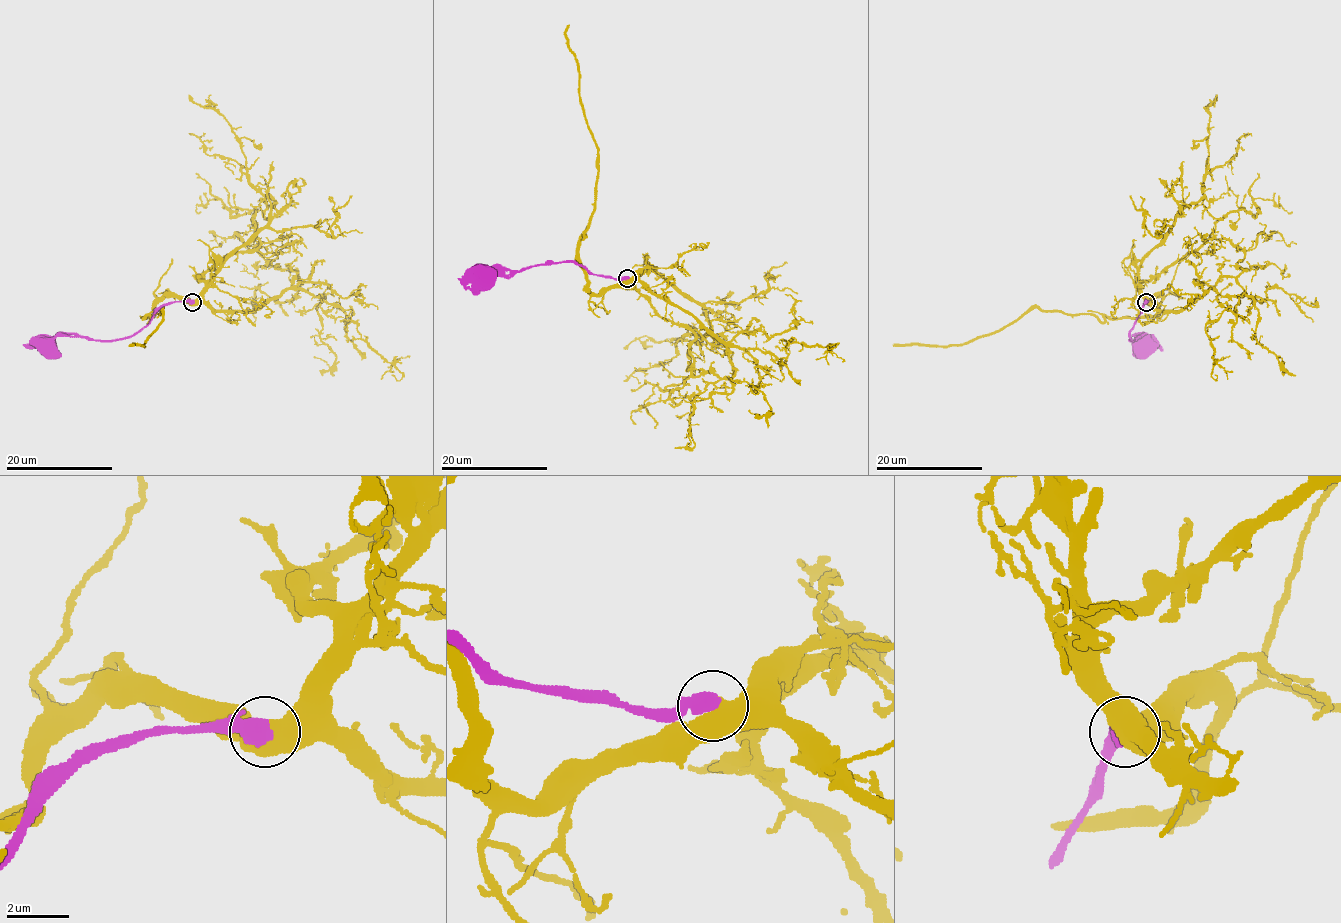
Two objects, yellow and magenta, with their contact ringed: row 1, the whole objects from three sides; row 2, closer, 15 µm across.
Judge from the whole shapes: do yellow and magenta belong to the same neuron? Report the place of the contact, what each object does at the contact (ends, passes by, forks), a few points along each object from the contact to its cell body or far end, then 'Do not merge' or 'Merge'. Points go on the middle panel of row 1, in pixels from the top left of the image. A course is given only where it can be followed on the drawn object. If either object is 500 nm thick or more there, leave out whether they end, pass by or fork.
Place: (627, 278). Course of yellow: (627, 278), (598, 294), (589, 290), (579, 258), (598, 160), (569, 25). Course of magenta: (627, 278), (593, 274), (579, 265), (561, 262), (518, 270), (493, 270), (482, 277). Merge

